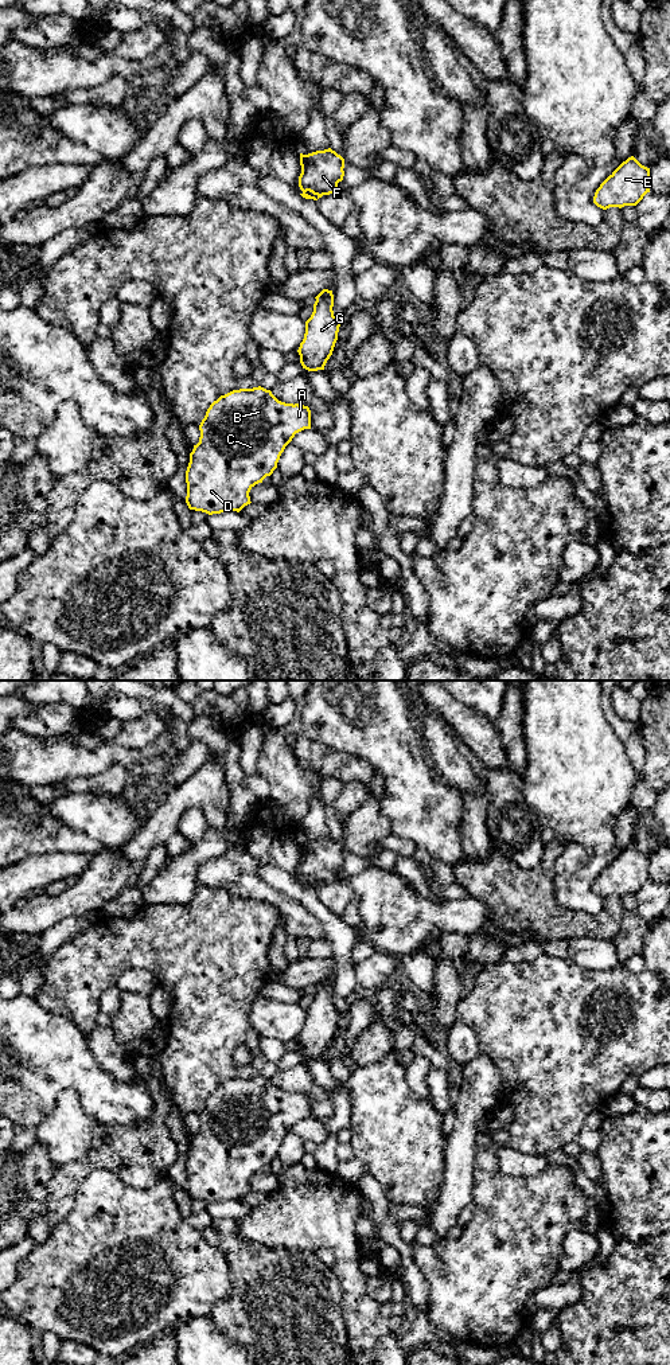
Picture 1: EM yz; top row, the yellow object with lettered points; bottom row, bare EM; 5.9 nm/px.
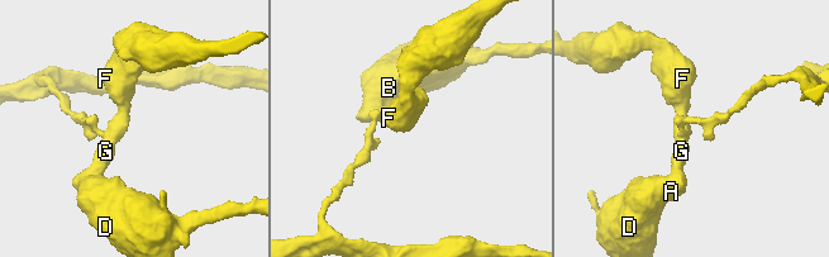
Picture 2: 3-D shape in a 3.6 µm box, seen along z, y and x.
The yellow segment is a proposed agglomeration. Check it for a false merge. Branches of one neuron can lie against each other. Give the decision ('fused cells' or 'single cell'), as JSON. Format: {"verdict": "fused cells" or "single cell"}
{"verdict": "fused cells"}

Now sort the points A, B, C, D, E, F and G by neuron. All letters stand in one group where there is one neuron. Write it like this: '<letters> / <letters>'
A B C D F G / E

